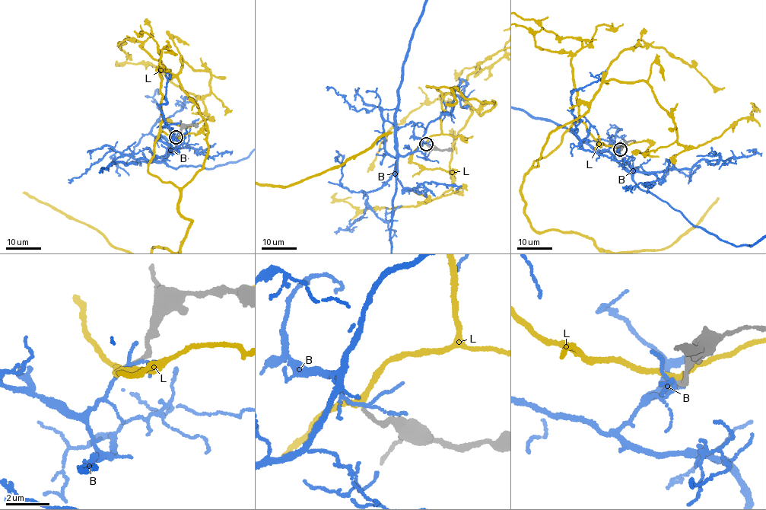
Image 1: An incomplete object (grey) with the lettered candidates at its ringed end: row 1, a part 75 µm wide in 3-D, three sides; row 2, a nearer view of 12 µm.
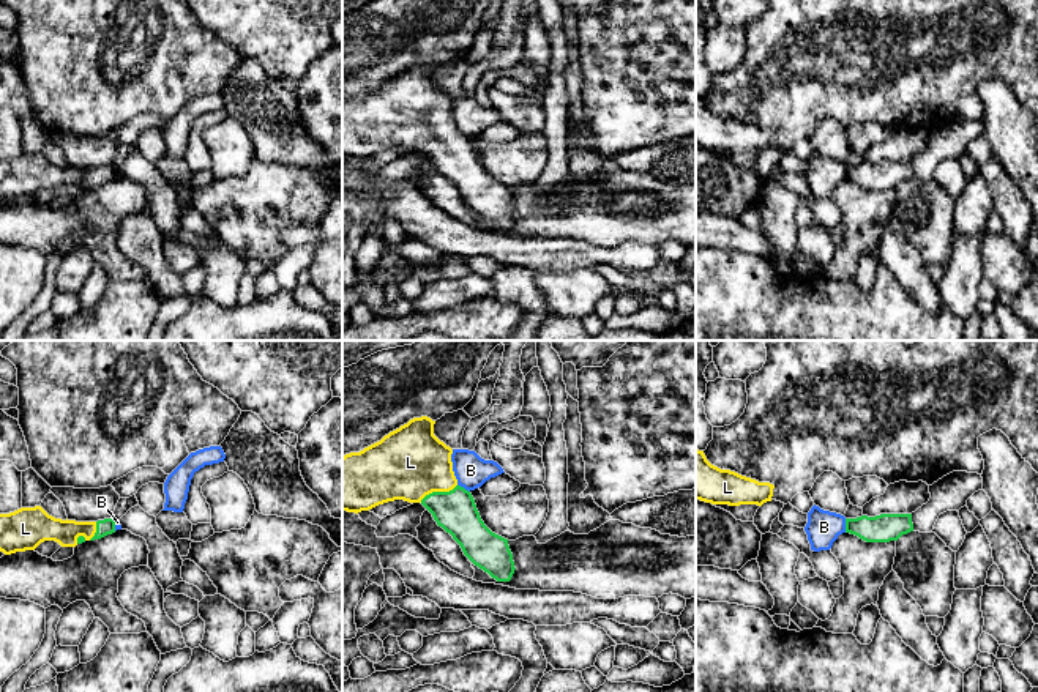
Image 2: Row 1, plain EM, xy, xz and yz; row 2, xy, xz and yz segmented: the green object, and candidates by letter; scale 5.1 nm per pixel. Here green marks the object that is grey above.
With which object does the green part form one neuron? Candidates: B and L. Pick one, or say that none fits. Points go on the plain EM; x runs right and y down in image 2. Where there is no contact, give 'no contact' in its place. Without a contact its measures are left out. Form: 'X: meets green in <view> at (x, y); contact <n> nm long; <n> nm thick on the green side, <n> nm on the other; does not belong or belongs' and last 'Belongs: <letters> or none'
B: meets green in yz at (846, 172); contact 70 nm long; 140 nm thick on the green side, 170 nm on the other; does not belong
L: meets green in xz at (437, 139); contact 220 nm long; 220 nm thick on the green side, 380 nm on the other; belongs
Belongs: L

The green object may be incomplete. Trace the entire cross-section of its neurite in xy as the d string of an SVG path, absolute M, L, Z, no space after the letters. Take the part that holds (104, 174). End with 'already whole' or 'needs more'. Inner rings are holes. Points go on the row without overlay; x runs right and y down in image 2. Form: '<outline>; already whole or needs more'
M41 153L0 161L0 199L5 202L35 197L44 188L55 188L62 194L76 194L112 180L115 180L115 166L62 167L49 162Z; needs more

